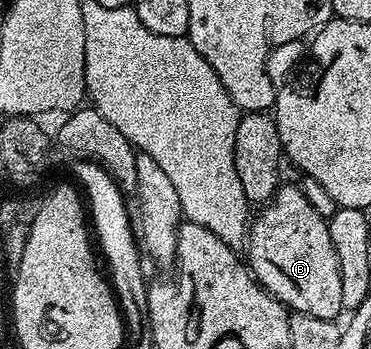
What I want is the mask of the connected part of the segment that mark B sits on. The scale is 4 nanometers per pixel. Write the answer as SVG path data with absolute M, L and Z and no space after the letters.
M281 185L267 203L255 212L248 228L248 242L246 244L246 262L248 270L260 283L265 291L274 296L279 303L284 304L289 312L301 311L310 317L335 320L336 314L344 311L342 305L342 273L338 269L338 253L334 249L334 241L330 241L328 220L323 219L306 201L302 189L298 185Z

